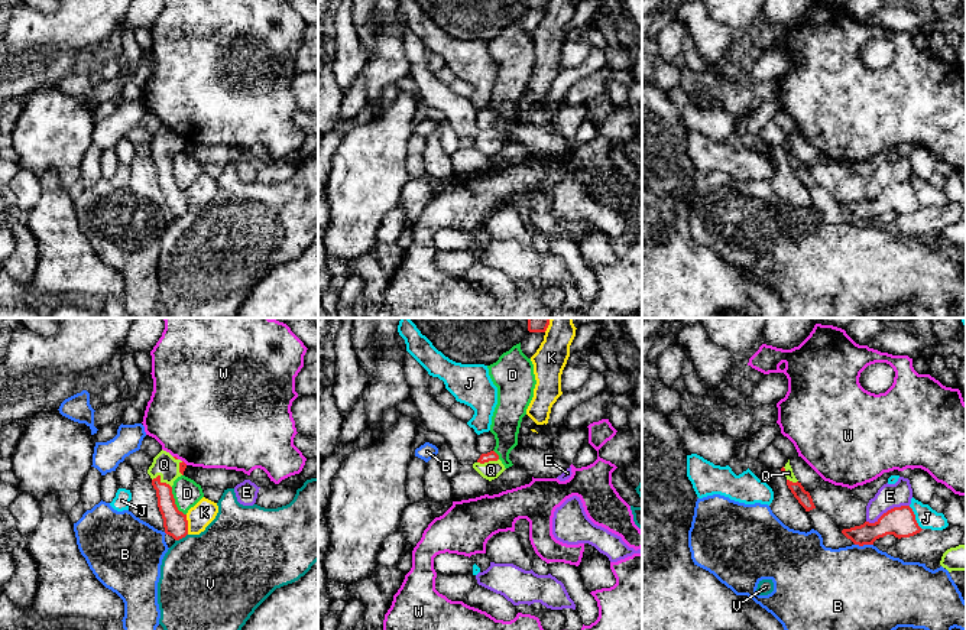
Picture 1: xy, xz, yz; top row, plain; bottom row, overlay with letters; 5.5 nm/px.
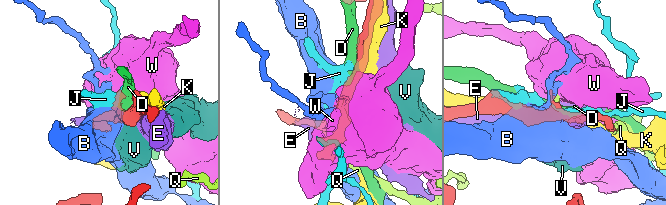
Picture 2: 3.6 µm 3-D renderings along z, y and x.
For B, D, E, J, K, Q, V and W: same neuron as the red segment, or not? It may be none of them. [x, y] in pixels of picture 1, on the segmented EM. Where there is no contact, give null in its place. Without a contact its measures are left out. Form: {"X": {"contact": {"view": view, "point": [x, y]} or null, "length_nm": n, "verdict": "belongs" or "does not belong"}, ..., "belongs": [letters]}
{"B": {"contact": {"view": "yz", "point": [864, 544]}, "length_nm": 100, "verdict": "does not belong"}, "D": {"contact": {"view": "xy", "point": [174, 502]}, "length_nm": 180, "verdict": "does not belong"}, "E": {"contact": {"view": "yz", "point": [888, 510]}, "length_nm": 260, "verdict": "does not belong"}, "J": {"contact": {"view": "yz", "point": [914, 518]}, "length_nm": 150, "verdict": "does not belong"}, "K": {"contact": {"view": "xy", "point": [187, 525]}, "length_nm": 110, "verdict": "does not belong"}, "Q": {"contact": {"view": "xy", "point": [159, 480]}, "length_nm": 120, "verdict": "belongs"}, "V": {"contact": {"view": "xy", "point": [181, 538]}, "length_nm": 80, "verdict": "does not belong"}, "W": {"contact": {"view": "xy", "point": [175, 457]}, "length_nm": 40, "verdict": "does not belong"}, "belongs": ["Q"]}

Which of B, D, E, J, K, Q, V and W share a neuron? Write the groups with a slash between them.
B / D / E / J / K / Q / V / W

